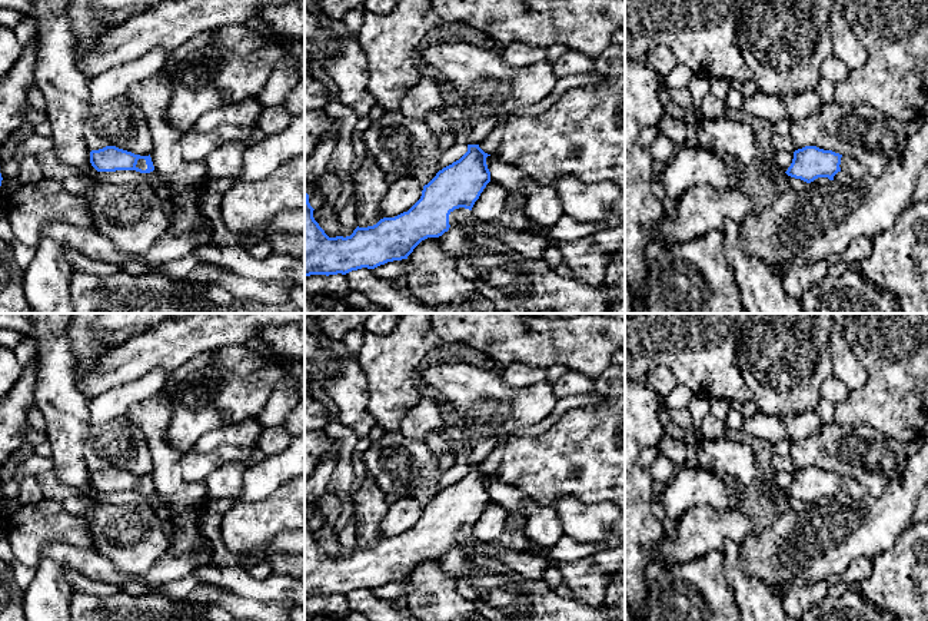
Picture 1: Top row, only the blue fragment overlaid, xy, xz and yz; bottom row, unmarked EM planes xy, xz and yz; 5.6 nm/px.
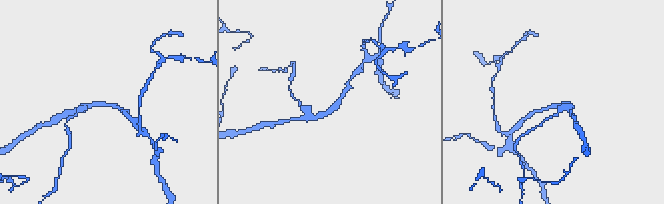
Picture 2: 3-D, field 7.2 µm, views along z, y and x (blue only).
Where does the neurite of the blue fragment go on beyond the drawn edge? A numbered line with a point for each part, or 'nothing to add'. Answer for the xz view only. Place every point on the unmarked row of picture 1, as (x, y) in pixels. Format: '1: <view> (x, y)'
1: xz (534, 567)

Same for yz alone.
1: yz (855, 490)

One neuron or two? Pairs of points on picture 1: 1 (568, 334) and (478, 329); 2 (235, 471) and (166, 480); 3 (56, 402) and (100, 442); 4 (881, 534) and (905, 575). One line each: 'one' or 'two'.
1: one
2: two
3: two
4: two

